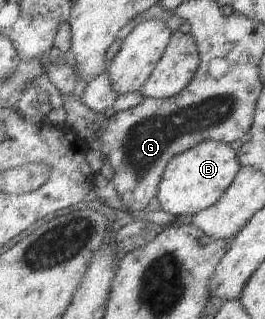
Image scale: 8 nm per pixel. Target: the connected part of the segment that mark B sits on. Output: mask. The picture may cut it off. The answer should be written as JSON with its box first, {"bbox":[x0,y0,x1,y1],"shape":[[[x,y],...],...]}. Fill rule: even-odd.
{"bbox":[158,140,241,218],"shape":[[[213,140],[201,142],[169,162],[158,192],[159,203],[164,211],[175,217],[183,215],[193,218],[224,198],[225,192],[239,176],[241,167],[238,152],[230,144]]]}

